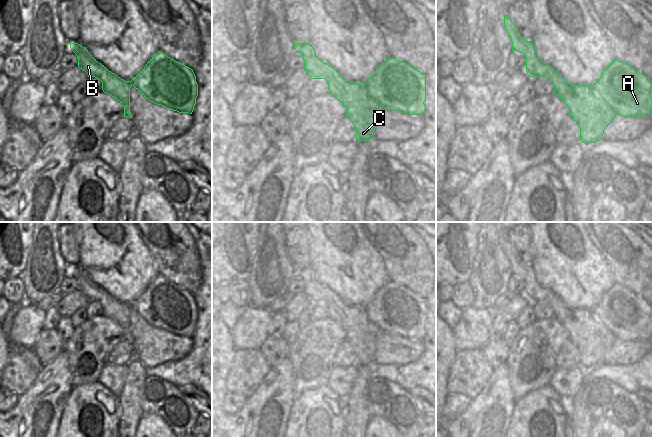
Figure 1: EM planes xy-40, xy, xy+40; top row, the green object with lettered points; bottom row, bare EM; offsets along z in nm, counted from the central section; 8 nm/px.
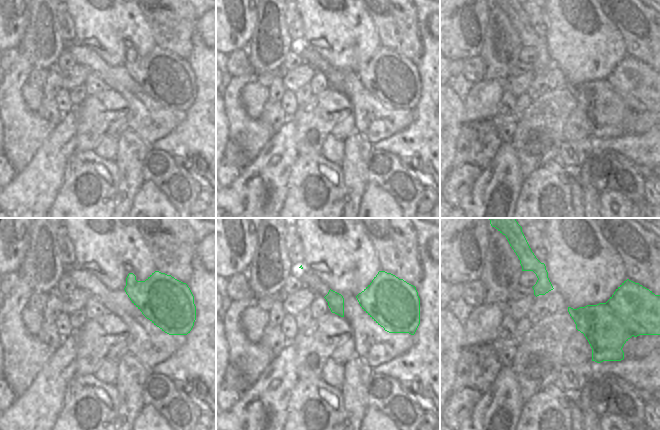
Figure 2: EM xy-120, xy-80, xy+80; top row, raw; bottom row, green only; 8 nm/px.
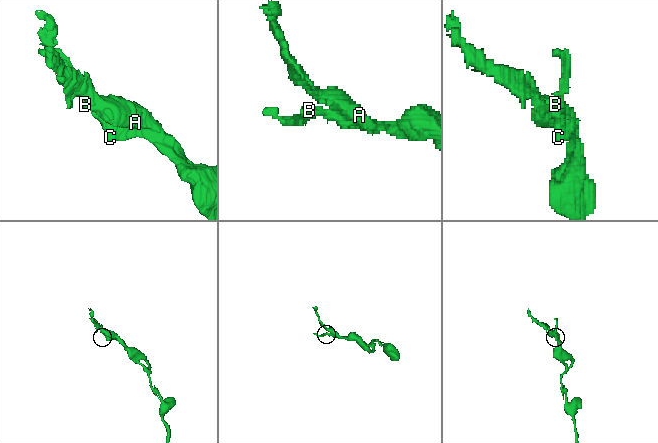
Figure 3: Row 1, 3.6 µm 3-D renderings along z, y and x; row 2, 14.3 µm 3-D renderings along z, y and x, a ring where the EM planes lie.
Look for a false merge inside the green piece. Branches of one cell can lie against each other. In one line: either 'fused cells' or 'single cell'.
fused cells

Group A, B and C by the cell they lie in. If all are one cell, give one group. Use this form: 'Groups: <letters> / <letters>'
Groups: A / B C

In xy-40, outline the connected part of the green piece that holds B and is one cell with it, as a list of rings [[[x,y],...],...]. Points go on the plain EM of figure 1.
[[[70,267],[71,274],[78,282],[78,291],[102,306],[102,314],[117,323],[124,330],[124,341],[132,342],[130,336],[130,305],[125,305],[99,287],[88,274],[78,267]]]

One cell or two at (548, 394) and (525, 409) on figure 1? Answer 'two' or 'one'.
one

